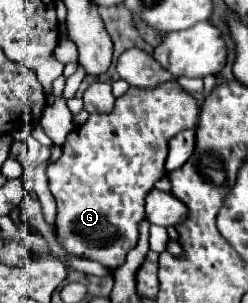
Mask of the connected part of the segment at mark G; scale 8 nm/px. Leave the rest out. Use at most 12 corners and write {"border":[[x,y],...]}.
{"border":[[179,84],[93,114],[47,170],[55,236],[115,272],[167,142],[197,124]]}

